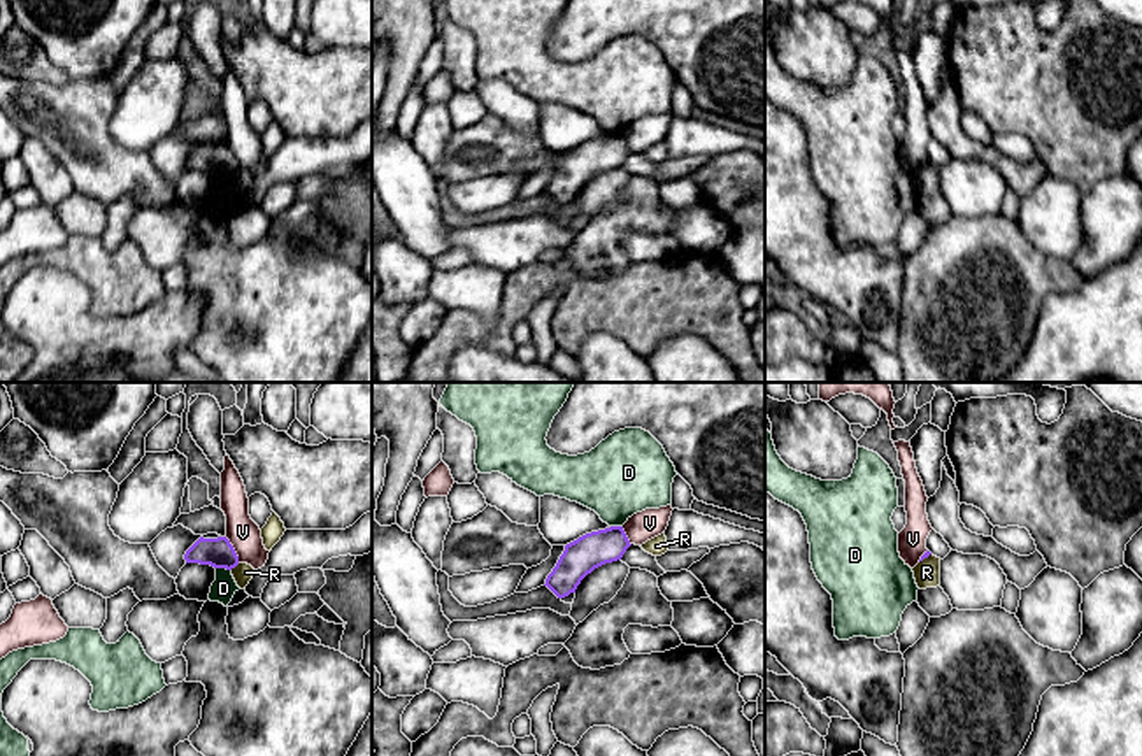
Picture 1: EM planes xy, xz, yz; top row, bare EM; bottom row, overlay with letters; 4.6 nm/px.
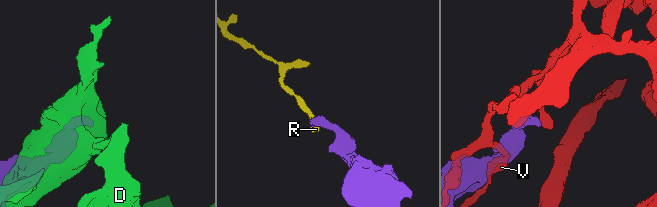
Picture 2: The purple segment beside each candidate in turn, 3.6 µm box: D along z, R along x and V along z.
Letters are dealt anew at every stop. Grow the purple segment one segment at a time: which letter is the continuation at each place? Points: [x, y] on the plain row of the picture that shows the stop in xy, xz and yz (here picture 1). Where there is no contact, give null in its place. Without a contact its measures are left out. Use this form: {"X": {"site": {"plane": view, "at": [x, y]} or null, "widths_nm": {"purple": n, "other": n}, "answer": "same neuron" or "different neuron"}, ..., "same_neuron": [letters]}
{"D": {"site": {"plane": "xy", "at": [223, 174]}, "widths_nm": {"purple": 140, "other": 110}, "answer": "different neuron"}, "R": {"site": {"plane": "xy", "at": [234, 174]}, "widths_nm": {"purple": 140, "other": 90}, "answer": "different neuron"}, "V": {"site": {"plane": "xy", "at": [234, 156]}, "widths_nm": {"purple": 140, "other": 150}, "answer": "different neuron"}, "same_neuron": []}

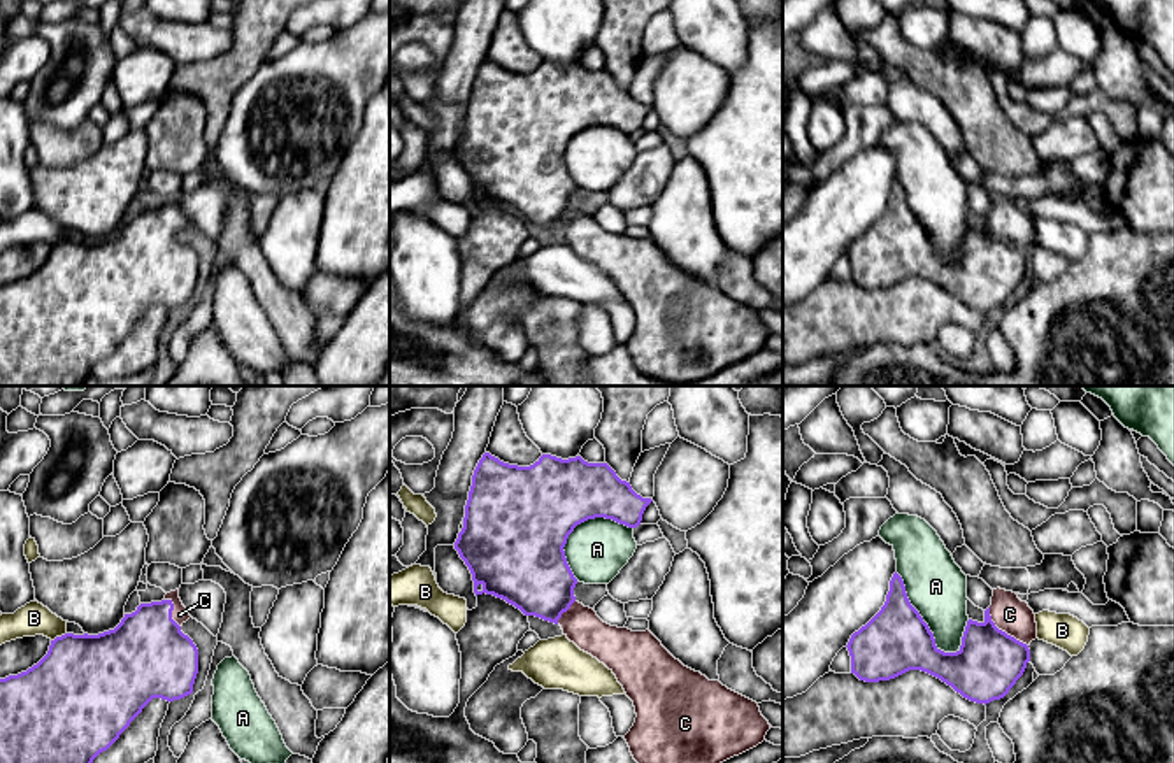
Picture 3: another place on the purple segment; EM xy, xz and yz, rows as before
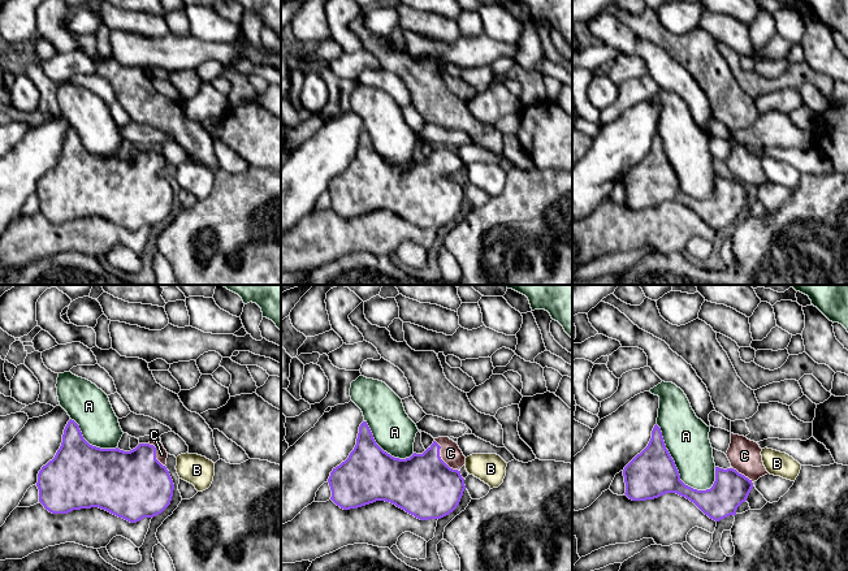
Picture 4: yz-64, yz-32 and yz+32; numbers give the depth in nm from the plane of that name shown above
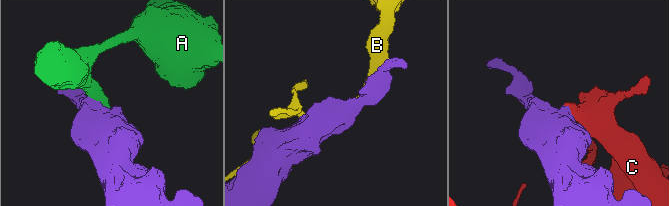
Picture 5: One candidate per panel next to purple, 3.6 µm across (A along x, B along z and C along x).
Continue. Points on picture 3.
{"A": {"site": {"plane": "yz", "at": [922, 227]}, "widths_nm": {"purple": 300, "other": 280}, "answer": "different neuron"}, "B": {"site": {"plane": "xy", "at": [58, 244]}, "widths_nm": {"purple": 460, "other": 150}, "answer": "different neuron"}, "C": {"site": {"plane": "yz", "at": [1001, 237]}, "widths_nm": {"purple": 300, "other": 160}, "answer": "same neuron"}, "same_neuron": ["C"]}

